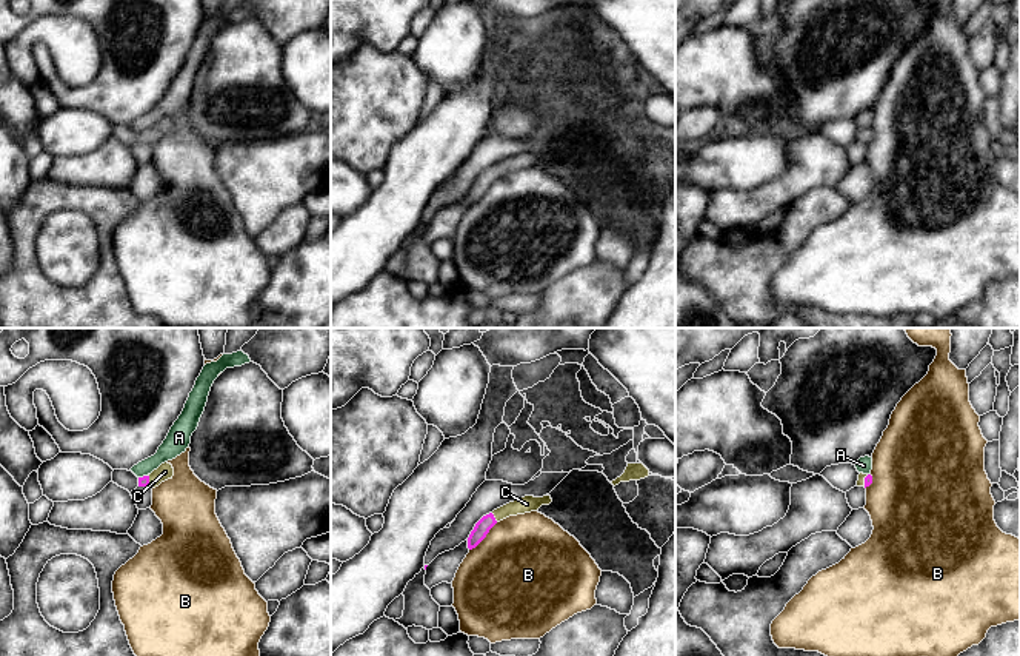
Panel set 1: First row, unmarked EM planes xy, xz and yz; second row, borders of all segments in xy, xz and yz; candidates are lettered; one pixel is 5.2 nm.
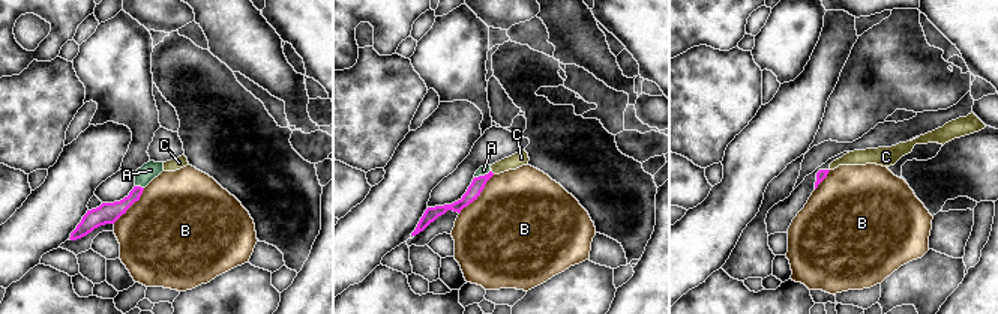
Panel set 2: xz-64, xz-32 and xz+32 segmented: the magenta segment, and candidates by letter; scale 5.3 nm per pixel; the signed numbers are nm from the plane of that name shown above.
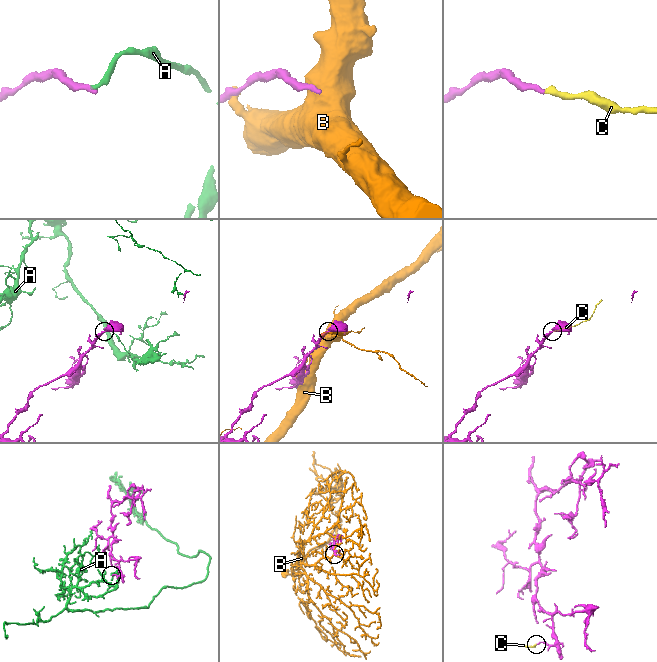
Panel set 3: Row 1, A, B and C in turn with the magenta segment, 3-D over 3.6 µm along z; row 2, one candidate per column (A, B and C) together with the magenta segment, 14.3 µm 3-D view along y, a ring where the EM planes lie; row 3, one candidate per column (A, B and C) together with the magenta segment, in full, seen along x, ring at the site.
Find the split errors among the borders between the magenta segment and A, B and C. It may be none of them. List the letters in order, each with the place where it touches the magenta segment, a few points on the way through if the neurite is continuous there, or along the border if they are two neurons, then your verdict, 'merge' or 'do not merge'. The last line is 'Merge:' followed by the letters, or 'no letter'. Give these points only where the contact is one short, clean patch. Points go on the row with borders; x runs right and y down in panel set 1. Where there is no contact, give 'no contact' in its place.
A: xy (143, 476) | along xy (146, 475), (139, 478) | do not merge
B: xz (483, 538) | do not merge
C: xz (494, 518) | across xz (486, 522), (494, 518), (526, 504) | merge
Merge: C

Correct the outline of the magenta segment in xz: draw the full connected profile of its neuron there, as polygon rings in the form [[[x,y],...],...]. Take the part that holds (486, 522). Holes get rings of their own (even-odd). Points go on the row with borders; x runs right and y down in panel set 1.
[[[525,496],[522,499],[517,499],[514,502],[509,502],[492,513],[483,516],[471,531],[468,537],[468,548],[472,550],[475,548],[489,533],[489,530],[500,520],[509,517],[509,516],[517,516],[517,514],[525,514],[531,511],[537,511],[542,505],[549,505],[552,502],[551,496],[543,496],[543,497],[534,497],[534,496]]]

